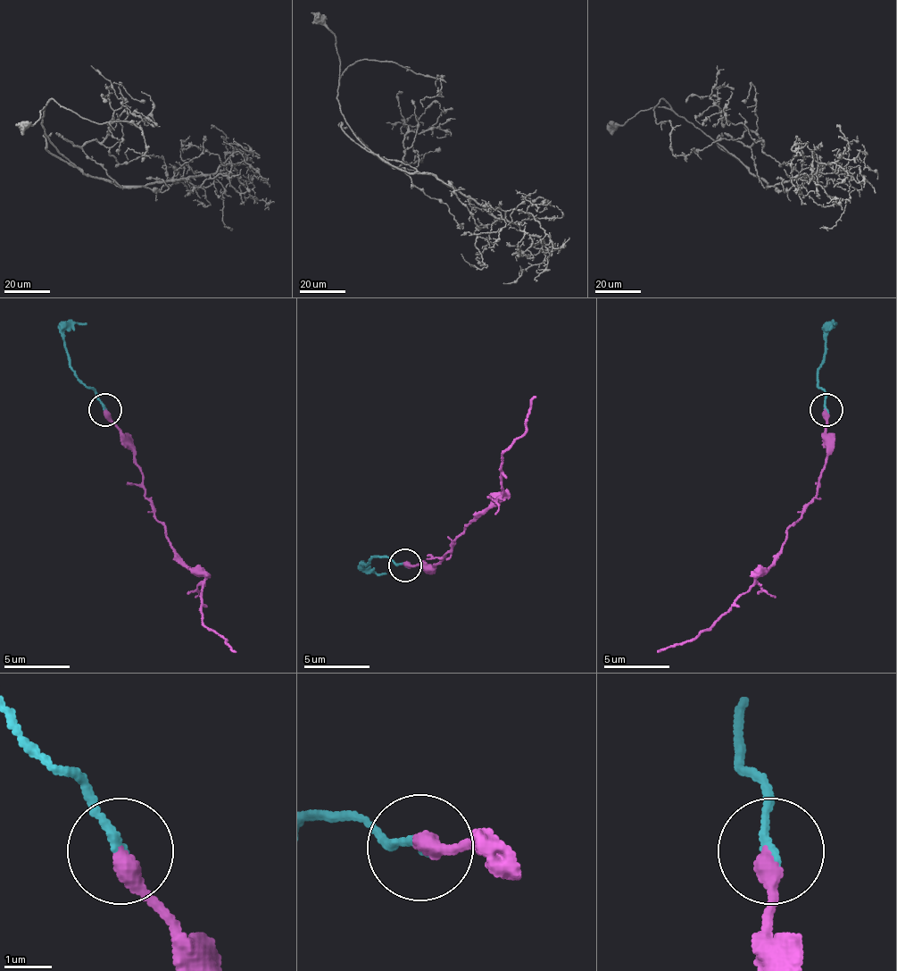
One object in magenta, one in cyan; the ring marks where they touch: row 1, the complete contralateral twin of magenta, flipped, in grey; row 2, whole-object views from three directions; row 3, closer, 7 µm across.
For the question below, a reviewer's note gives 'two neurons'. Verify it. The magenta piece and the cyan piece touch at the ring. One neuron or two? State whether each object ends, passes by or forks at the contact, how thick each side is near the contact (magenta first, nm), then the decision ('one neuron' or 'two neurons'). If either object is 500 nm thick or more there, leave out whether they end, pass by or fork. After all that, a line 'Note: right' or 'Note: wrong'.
magenta ends | cyan ends | 380/180 nm | one neuron
Note: wrong

